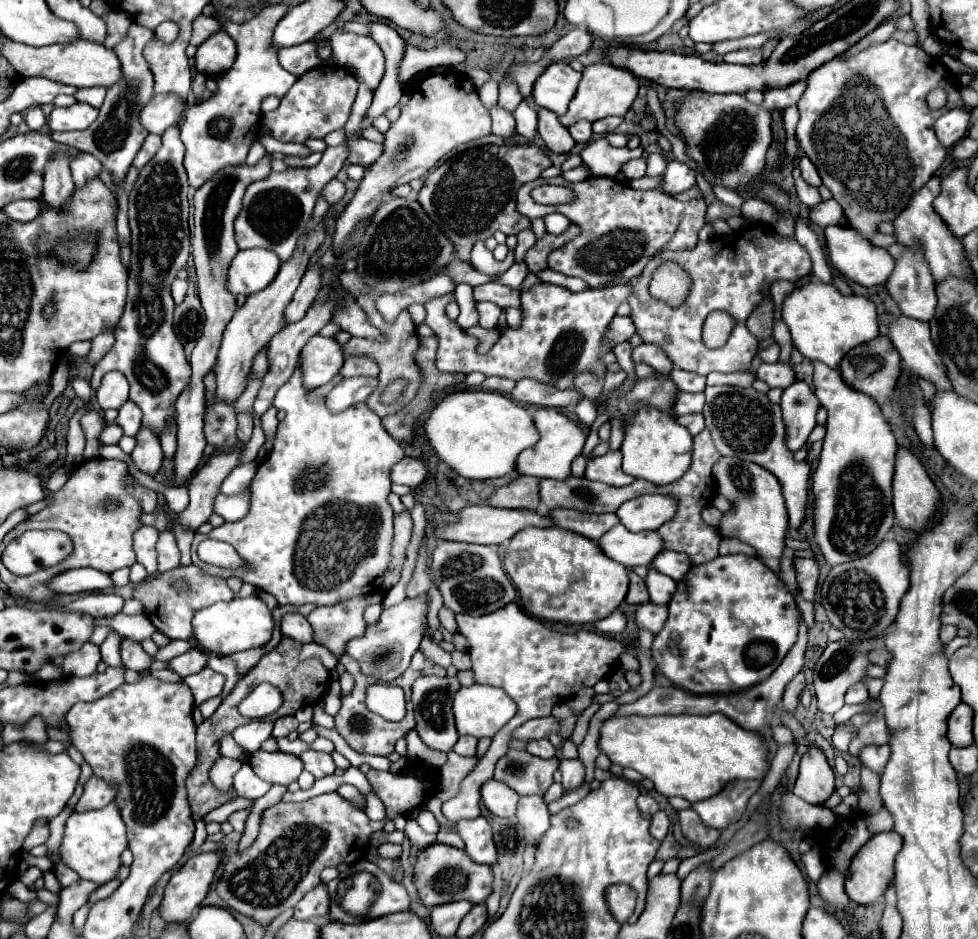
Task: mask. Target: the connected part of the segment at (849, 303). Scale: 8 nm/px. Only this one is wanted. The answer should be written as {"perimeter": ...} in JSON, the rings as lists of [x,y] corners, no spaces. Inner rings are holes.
{"perimeter":[[[812,282],[788,294],[784,300],[782,318],[790,328],[792,344],[808,360],[820,360],[830,368],[836,368],[852,348],[870,342],[880,334],[874,302],[870,302],[866,296],[844,296],[832,284],[824,282]]]}

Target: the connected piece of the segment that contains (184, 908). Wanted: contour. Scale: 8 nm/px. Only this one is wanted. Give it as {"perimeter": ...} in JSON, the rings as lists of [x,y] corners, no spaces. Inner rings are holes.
{"perimeter":[[[220,850],[196,854],[170,878],[160,904],[164,922],[188,922],[192,918],[194,908],[198,908],[208,894],[220,860]]]}

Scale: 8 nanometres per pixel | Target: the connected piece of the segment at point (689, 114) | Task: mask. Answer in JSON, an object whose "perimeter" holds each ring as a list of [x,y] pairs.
{"perimeter":[[[796,82],[788,88],[772,88],[764,92],[764,102],[754,106],[744,94],[706,94],[692,92],[690,96],[678,100],[676,124],[686,136],[688,156],[698,162],[704,178],[710,184],[722,184],[730,190],[742,192],[744,186],[758,180],[758,174],[766,164],[766,150],[772,144],[770,112],[774,108],[794,106],[802,96],[806,82]]]}

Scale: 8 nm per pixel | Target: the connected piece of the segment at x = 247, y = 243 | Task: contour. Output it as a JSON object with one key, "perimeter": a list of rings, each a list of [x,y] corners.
{"perimeter":[[[344,144],[336,148],[326,148],[322,160],[312,168],[290,168],[284,172],[270,172],[264,180],[252,182],[244,194],[242,210],[236,218],[236,242],[240,250],[246,248],[266,248],[278,254],[284,262],[294,254],[298,238],[306,232],[312,218],[316,198],[322,188],[336,178],[344,166]]]}

